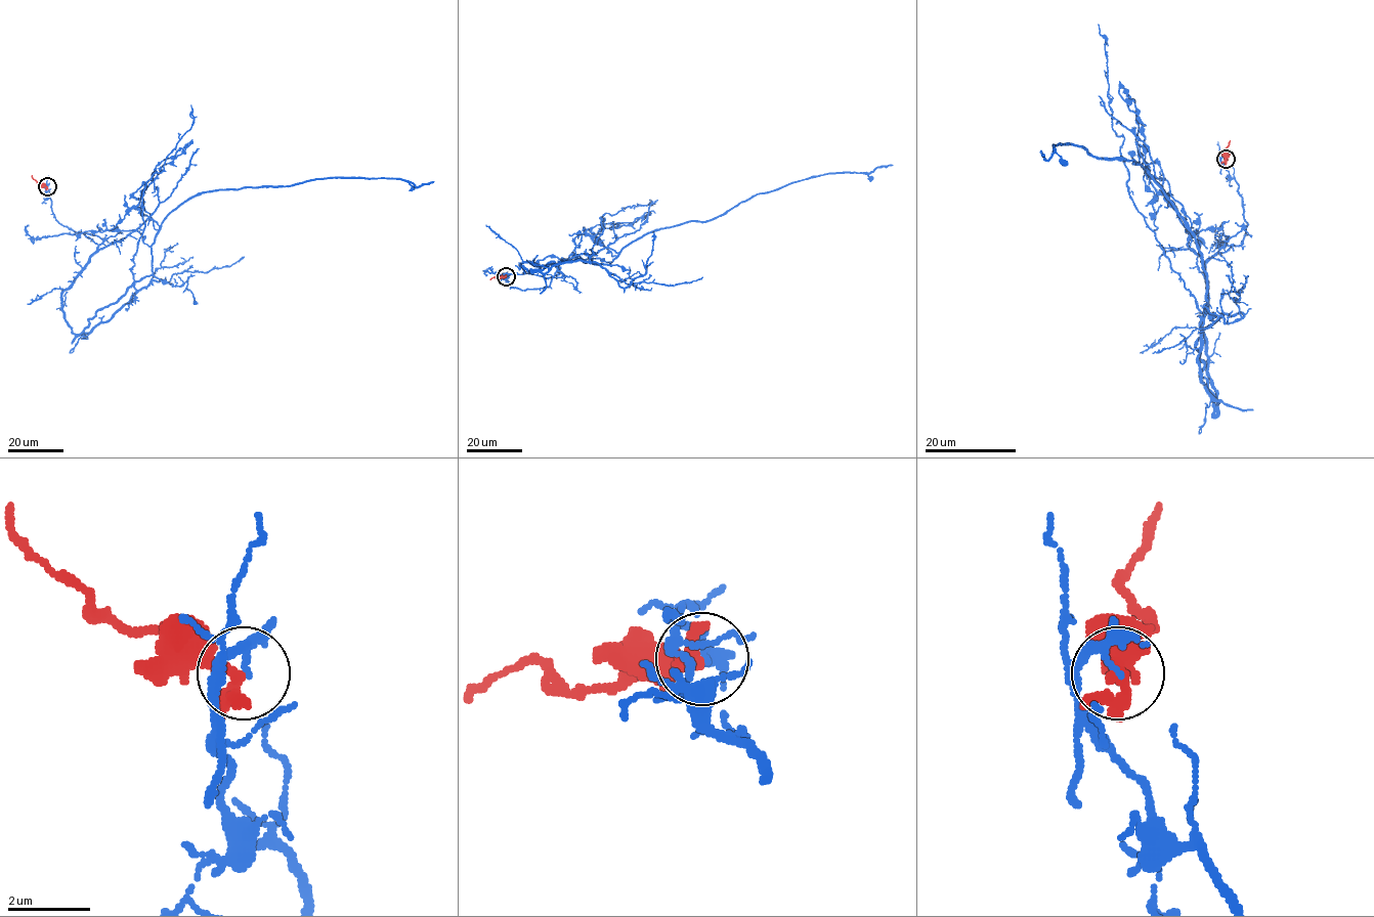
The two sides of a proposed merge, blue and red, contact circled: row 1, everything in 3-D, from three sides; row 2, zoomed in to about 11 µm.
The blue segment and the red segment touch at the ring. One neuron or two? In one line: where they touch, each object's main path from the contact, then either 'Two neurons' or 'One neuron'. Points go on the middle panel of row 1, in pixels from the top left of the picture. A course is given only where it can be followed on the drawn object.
Place: (506, 276). Course of blue: (506, 276), (522, 290), (547, 287), (559, 263), (581, 254), (618, 252), (795, 182), (892, 165). Course of red: (506, 276), (489, 279). Two neurons

